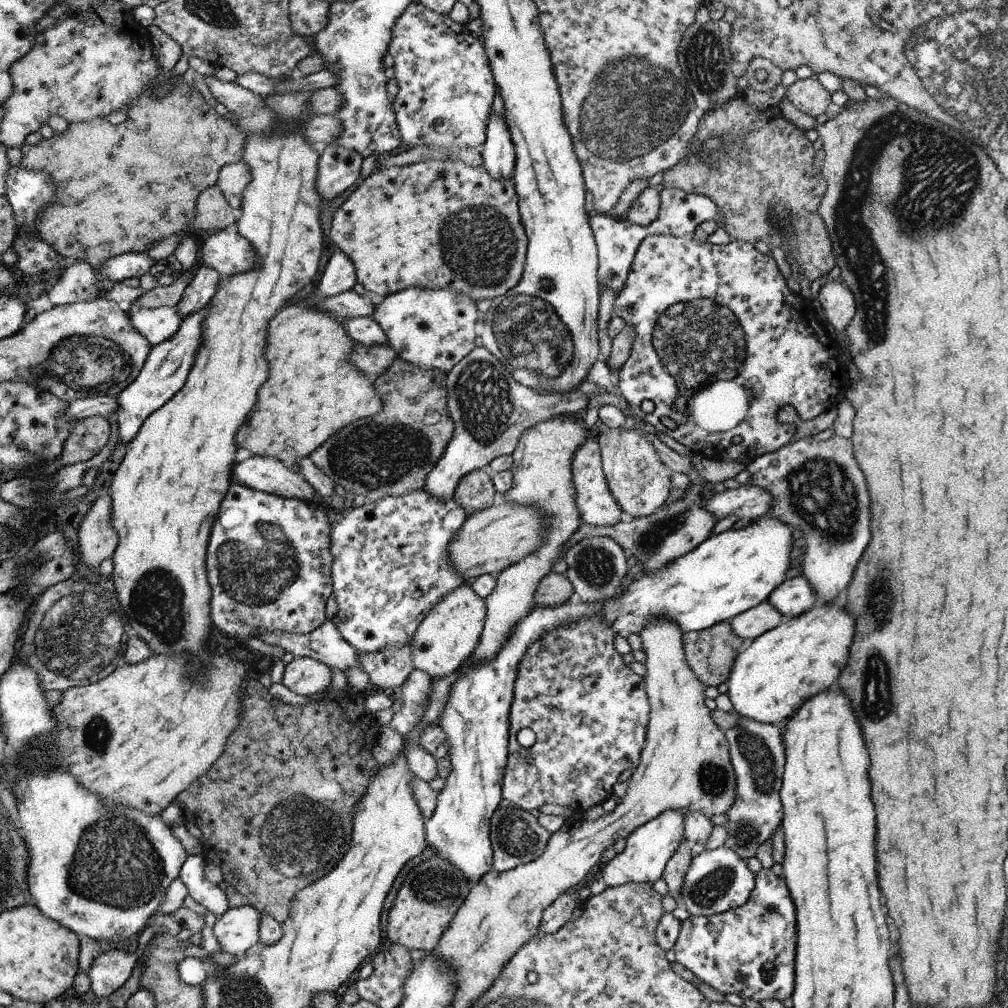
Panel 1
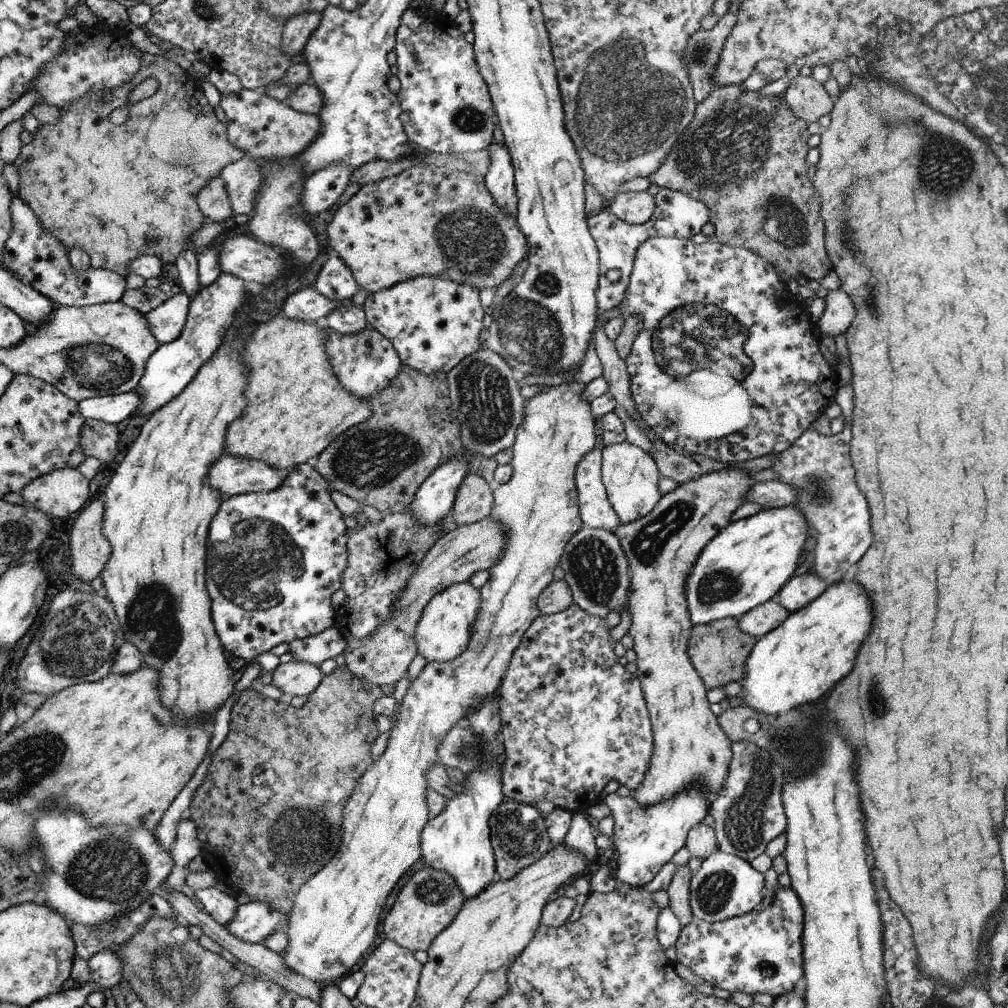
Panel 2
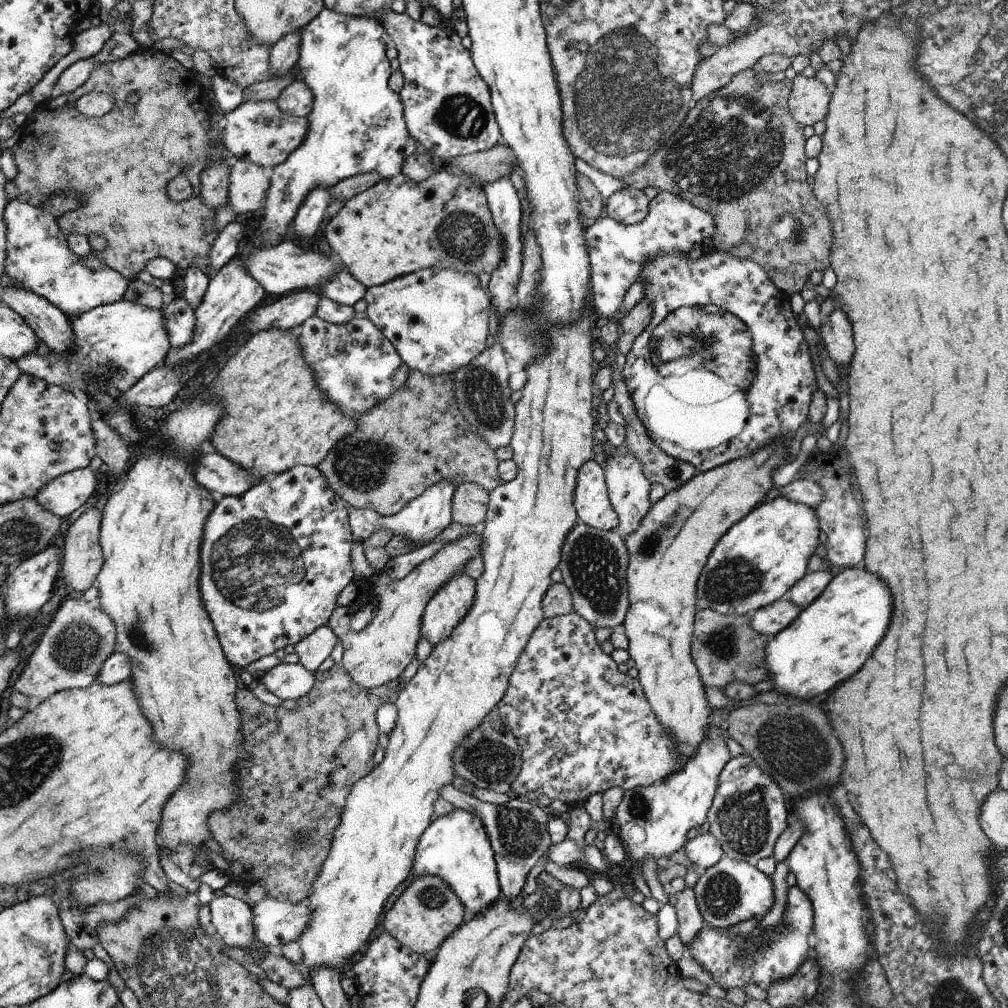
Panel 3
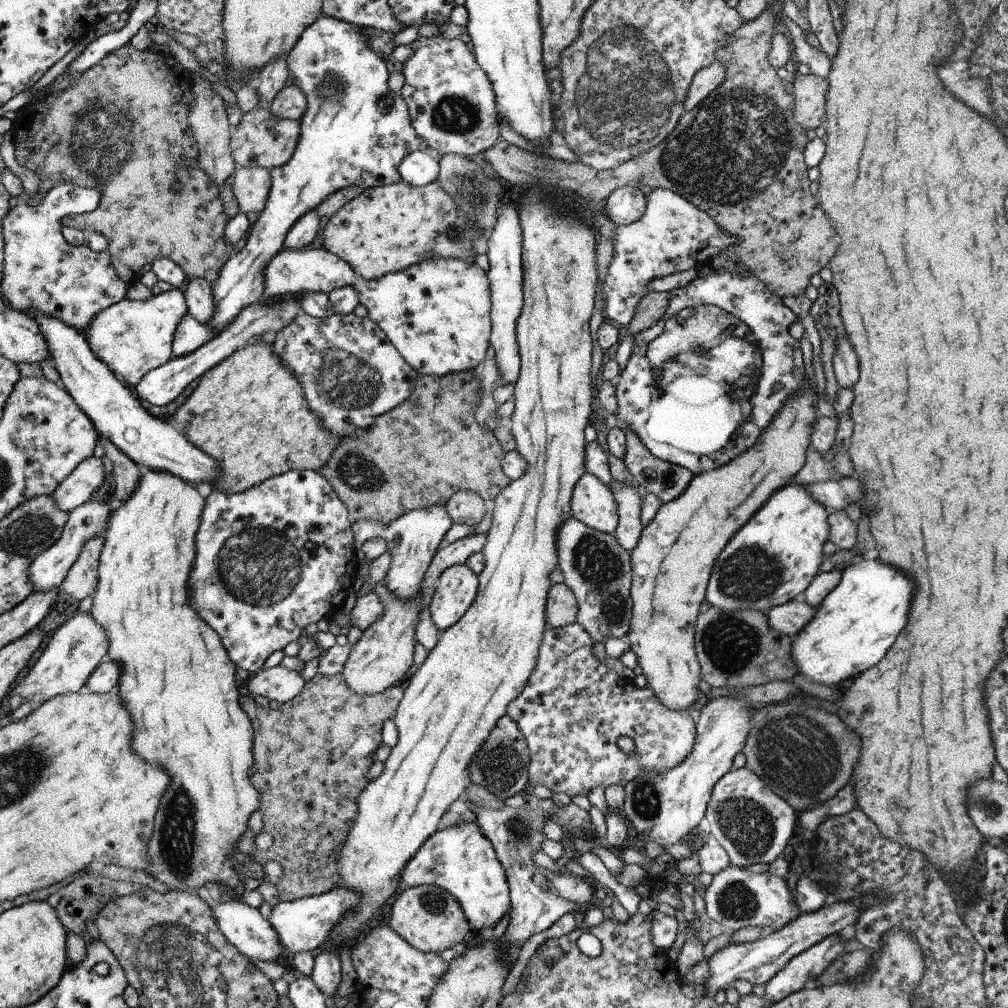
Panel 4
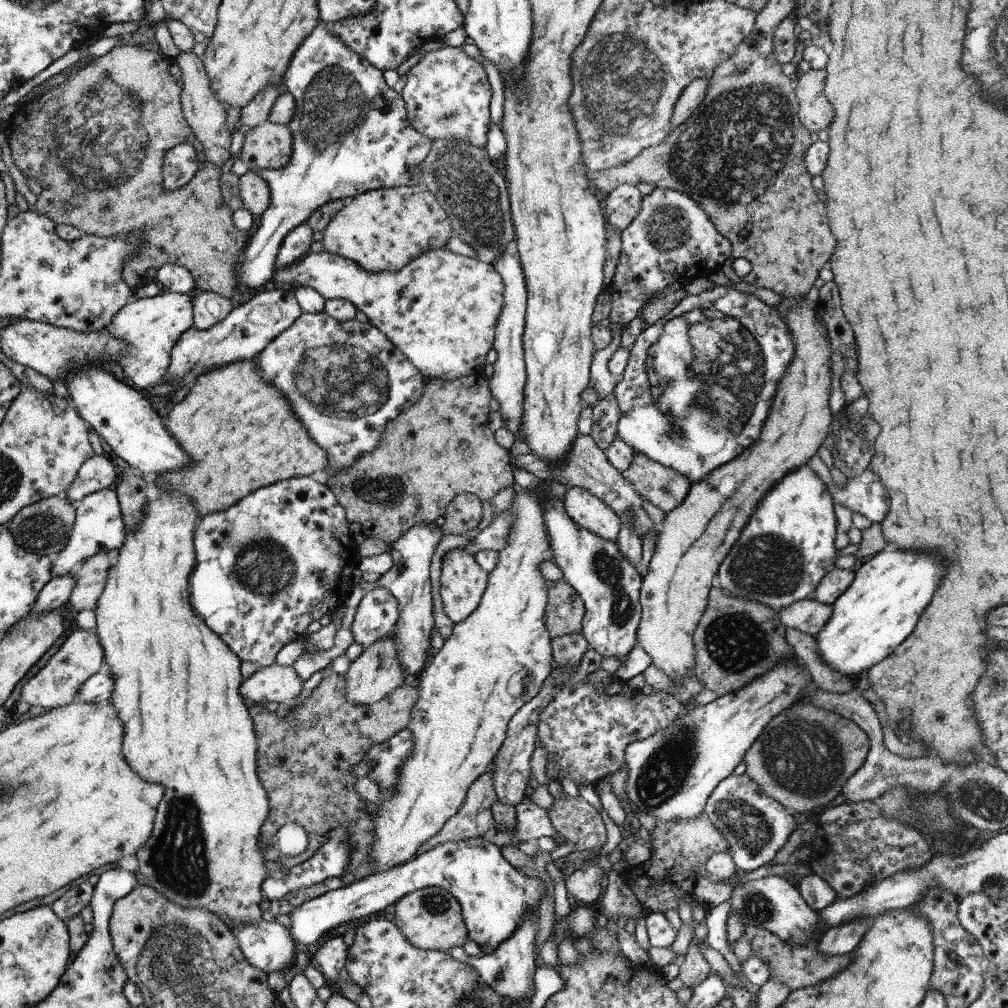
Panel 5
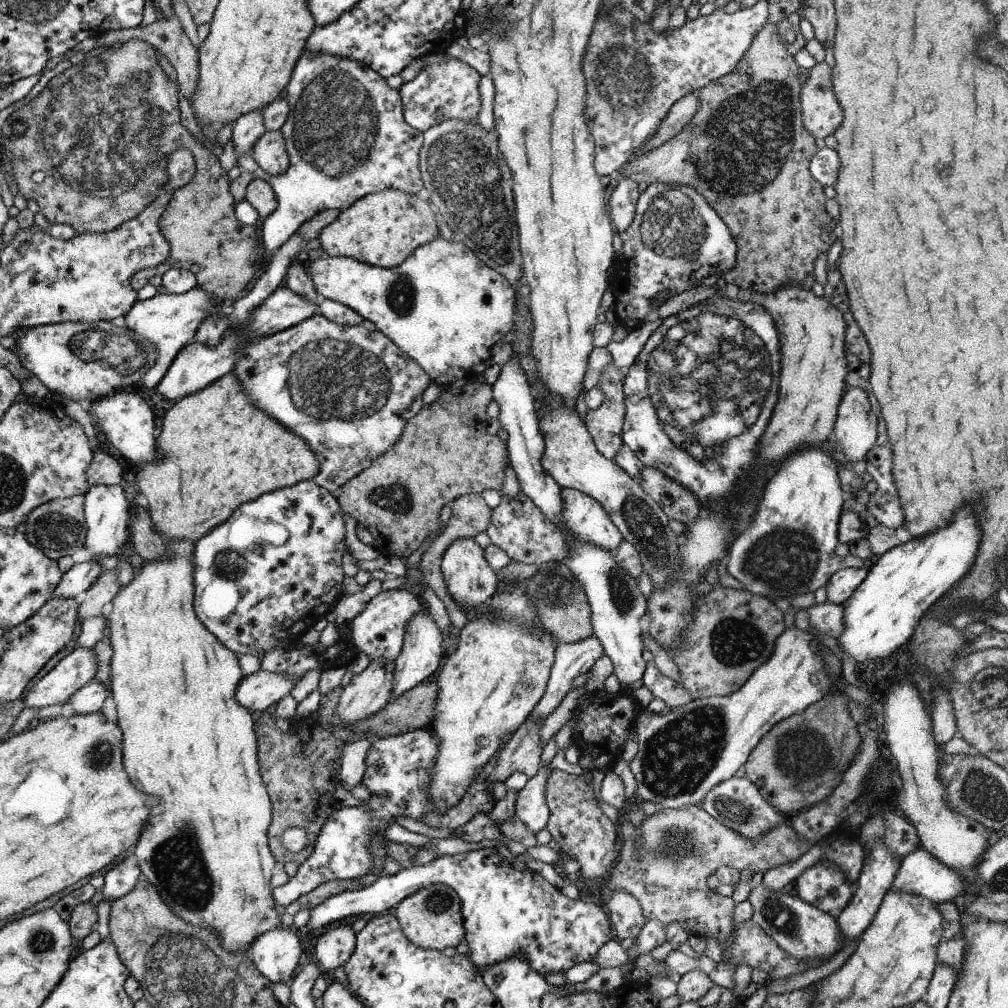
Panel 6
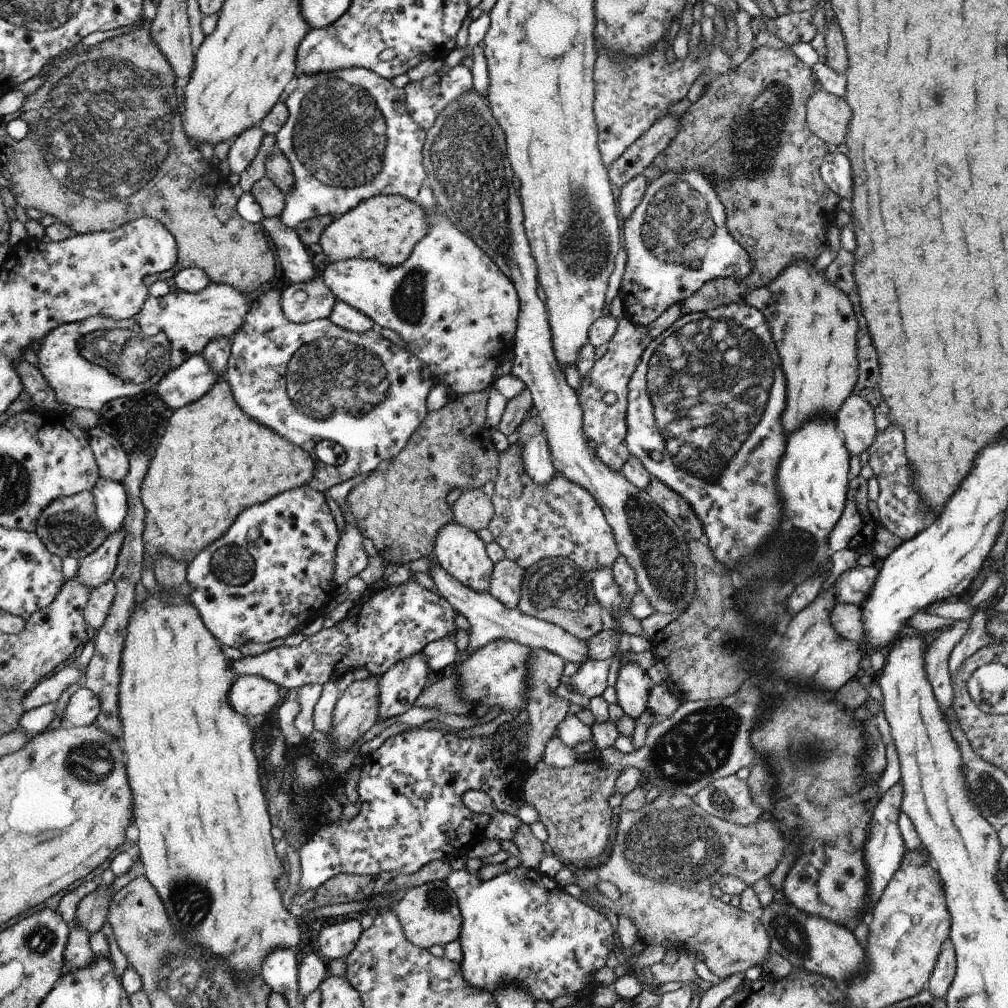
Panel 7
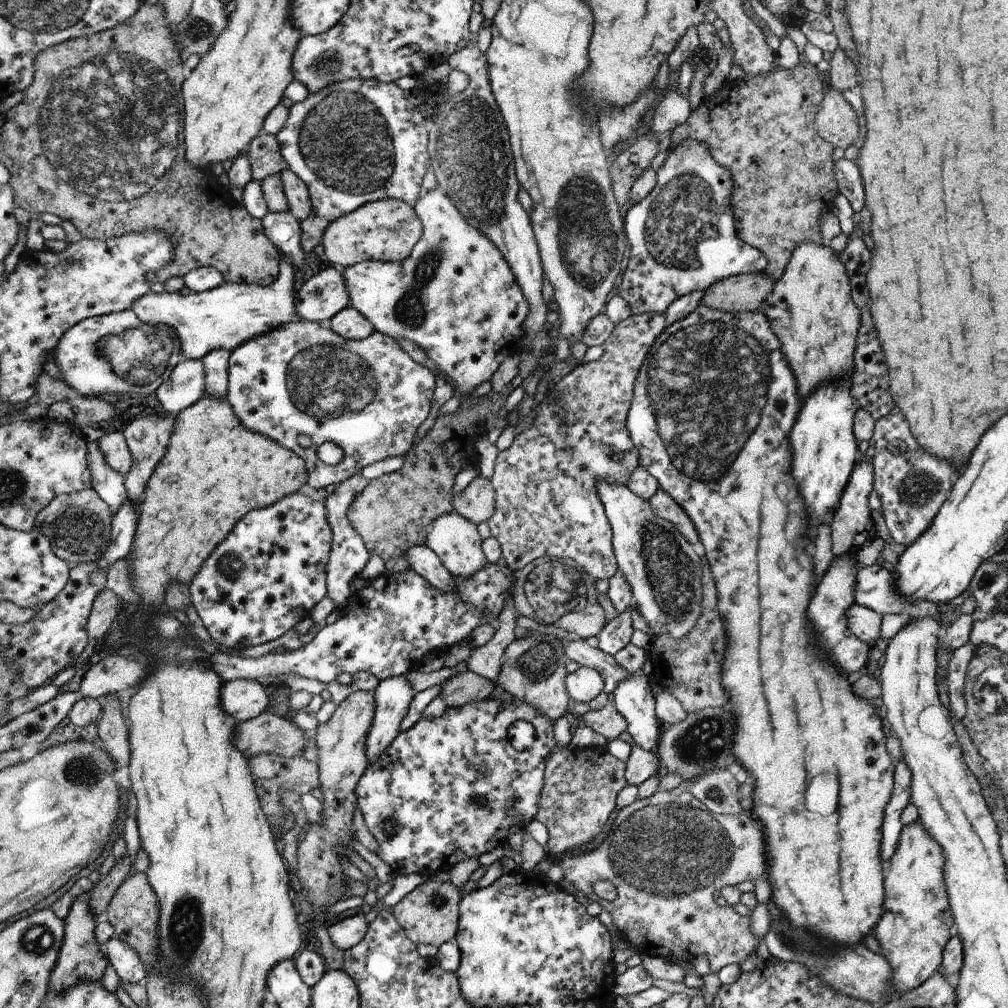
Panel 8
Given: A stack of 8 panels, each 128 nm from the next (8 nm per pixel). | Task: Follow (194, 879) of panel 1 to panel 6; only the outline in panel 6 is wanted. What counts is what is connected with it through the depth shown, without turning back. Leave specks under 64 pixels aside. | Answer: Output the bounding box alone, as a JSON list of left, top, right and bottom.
[247,927,301,984]

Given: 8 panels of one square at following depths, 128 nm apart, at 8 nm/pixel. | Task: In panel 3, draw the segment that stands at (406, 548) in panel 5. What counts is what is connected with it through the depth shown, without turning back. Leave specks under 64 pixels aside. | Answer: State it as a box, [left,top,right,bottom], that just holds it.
[350,482,455,550]

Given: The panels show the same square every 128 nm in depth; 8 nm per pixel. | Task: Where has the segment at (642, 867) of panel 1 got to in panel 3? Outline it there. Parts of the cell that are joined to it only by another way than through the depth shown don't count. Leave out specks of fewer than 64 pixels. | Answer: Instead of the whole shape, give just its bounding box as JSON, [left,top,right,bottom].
[613,723,731,899]

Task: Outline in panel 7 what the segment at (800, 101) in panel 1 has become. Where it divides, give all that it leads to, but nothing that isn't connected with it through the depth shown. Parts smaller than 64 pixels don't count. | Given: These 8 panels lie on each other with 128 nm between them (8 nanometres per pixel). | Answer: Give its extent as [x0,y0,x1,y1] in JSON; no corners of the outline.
[805,87,850,144]

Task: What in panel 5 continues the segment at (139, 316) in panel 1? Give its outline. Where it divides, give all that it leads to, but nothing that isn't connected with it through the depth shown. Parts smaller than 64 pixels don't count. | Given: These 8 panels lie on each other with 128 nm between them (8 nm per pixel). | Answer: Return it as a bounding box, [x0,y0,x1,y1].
[166,287,302,387]

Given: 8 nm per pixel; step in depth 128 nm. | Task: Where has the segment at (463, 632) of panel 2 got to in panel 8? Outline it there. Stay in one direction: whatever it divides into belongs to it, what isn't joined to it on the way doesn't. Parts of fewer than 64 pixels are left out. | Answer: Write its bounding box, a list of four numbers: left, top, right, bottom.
[425,511,489,578]

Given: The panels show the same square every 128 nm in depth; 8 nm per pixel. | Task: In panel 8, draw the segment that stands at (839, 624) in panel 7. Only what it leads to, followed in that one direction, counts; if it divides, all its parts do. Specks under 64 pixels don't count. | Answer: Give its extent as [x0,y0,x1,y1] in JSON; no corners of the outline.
[846,603,882,643]

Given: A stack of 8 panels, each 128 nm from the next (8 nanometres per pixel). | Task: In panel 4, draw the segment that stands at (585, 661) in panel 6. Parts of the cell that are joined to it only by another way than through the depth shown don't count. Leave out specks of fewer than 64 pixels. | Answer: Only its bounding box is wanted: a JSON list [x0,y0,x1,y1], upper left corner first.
[468,715,530,800]

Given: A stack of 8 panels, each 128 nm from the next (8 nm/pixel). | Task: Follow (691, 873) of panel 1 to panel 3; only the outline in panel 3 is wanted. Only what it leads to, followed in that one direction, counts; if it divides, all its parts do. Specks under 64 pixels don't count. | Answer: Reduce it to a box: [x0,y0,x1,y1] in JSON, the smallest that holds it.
[694,855,774,929]

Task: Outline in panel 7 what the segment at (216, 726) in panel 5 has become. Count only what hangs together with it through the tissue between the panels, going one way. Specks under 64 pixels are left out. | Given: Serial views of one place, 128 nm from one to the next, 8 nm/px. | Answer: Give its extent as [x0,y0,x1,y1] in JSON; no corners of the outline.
[118,588,300,983]

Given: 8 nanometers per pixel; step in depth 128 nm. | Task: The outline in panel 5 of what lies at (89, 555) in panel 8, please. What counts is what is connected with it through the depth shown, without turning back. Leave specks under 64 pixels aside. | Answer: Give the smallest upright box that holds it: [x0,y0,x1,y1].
[6,496,77,558]

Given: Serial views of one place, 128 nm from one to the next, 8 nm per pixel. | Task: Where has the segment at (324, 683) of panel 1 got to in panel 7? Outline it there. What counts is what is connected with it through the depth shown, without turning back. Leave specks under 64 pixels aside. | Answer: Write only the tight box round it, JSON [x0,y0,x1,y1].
[232,675,280,718]

